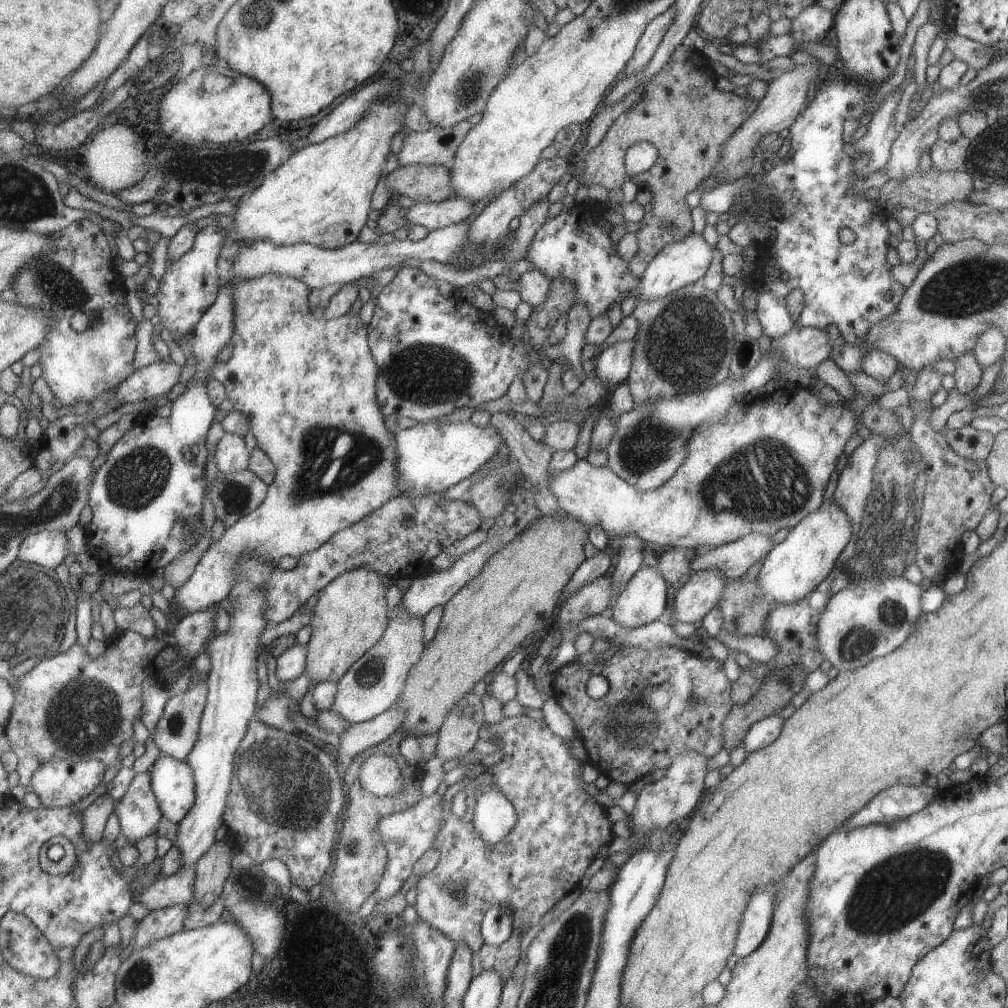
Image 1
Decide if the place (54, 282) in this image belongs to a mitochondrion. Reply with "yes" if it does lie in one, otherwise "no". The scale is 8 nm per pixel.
yes

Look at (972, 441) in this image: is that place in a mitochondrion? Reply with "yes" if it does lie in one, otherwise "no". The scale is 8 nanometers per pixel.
no

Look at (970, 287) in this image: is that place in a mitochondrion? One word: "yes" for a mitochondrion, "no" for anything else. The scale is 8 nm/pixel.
yes

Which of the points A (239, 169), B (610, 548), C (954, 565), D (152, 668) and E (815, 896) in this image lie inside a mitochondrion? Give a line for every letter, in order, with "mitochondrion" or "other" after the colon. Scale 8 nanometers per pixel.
A: mitochondrion
B: other
C: other
D: other
E: other

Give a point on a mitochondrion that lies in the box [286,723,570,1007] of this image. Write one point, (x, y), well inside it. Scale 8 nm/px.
(463, 896)

